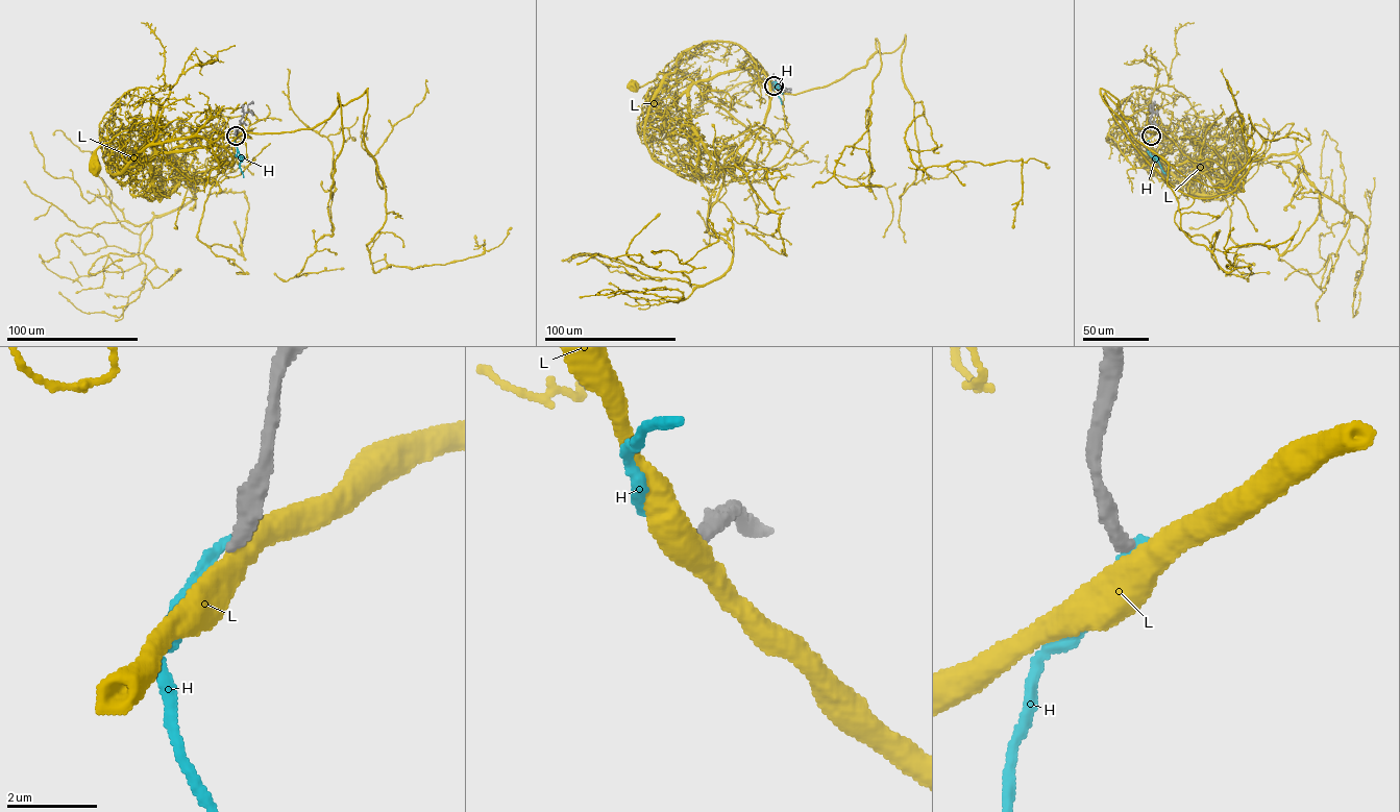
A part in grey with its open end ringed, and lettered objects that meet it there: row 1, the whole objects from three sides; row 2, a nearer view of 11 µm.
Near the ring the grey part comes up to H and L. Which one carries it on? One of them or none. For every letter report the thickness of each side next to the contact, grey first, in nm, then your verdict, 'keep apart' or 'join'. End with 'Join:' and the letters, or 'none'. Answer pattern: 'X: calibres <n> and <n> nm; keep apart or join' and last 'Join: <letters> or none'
H: calibres 320 and 280 nm; keep apart
L: calibres 320 and 500 nm; keep apart
Join: none

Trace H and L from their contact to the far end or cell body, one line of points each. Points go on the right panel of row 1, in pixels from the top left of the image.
H: (1151, 136), (1147, 151), (1169, 177)
L: (1151, 136), (1132, 146), (1146, 151), (1143, 141), (1146, 130), (1152, 144), (1150, 165)

